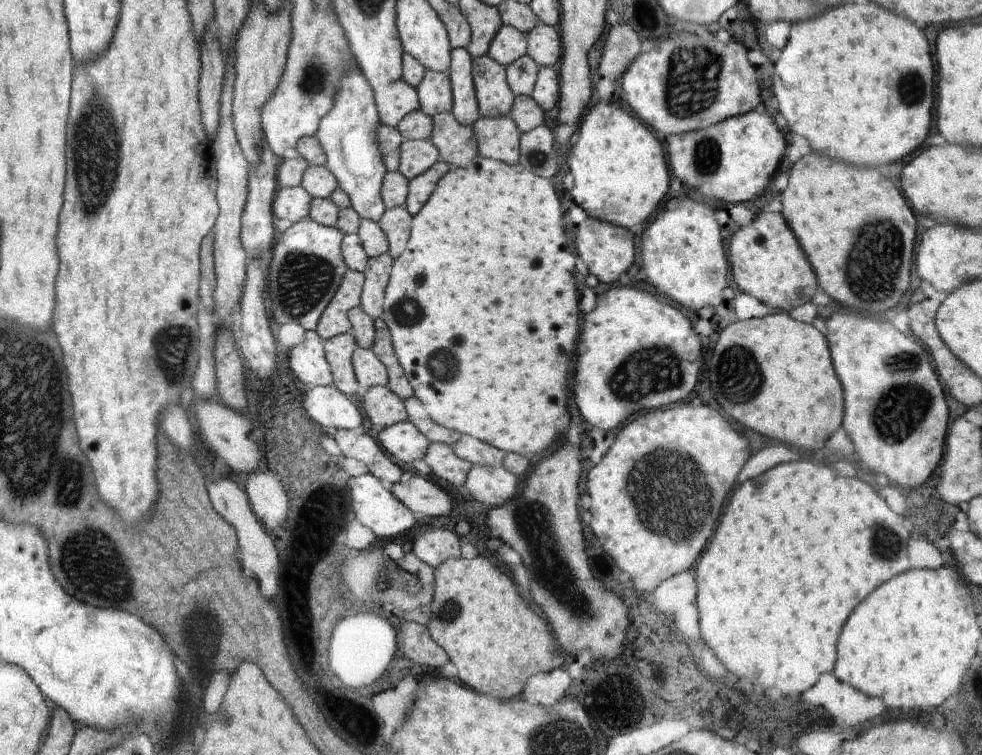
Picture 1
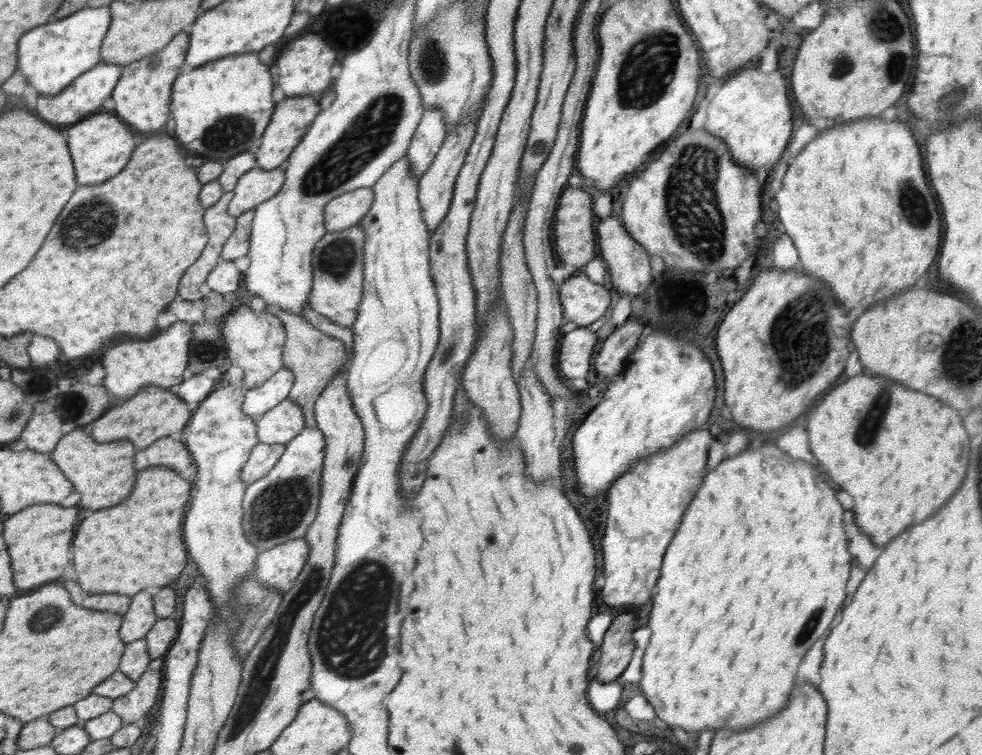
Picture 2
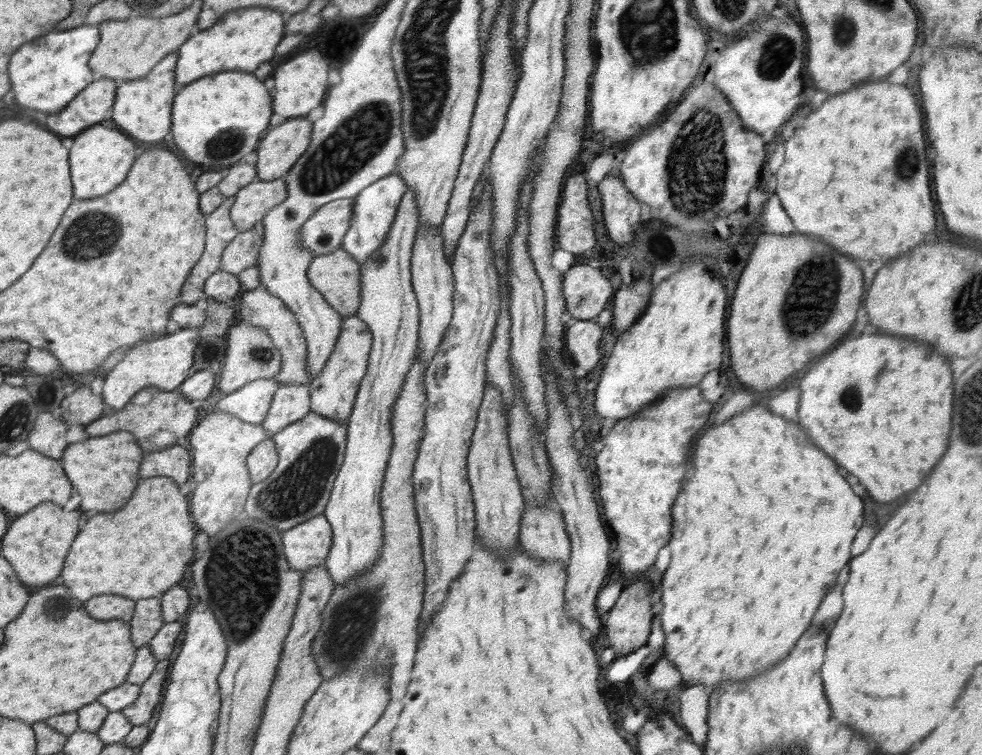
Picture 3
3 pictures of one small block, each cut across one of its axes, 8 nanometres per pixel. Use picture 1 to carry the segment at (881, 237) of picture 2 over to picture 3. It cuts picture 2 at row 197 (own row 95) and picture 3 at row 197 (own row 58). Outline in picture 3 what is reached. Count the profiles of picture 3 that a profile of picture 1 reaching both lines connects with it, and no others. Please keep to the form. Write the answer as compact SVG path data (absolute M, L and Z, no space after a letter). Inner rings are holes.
M886 80L860 83L850 92L841 92L823 102L822 106L818 108L818 112L812 112L802 122L802 126L792 134L792 138L785 142L784 148L786 149L784 163L775 174L777 178L775 194L778 195L782 208L790 216L790 220L794 222L798 232L818 236L822 242L830 244L840 254L850 256L854 260L874 262L876 258L882 256L882 262L888 262L888 260L894 260L894 258L902 256L902 254L908 254L912 248L920 246L926 240L926 234L930 234L934 230L936 218L934 218L934 202L932 202L932 188L930 188L930 170L928 170L930 166L928 166L926 148L924 148L922 110L921 106L916 102L916 95L912 93L912 90L908 90L902 85L892 86Z

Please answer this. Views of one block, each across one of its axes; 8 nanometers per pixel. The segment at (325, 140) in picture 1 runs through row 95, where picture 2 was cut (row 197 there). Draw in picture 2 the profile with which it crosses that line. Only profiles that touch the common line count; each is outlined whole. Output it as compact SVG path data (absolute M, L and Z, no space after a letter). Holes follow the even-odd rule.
M371 187L359 188L333 198L322 213L322 226L326 232L338 232L356 226L374 202Z

